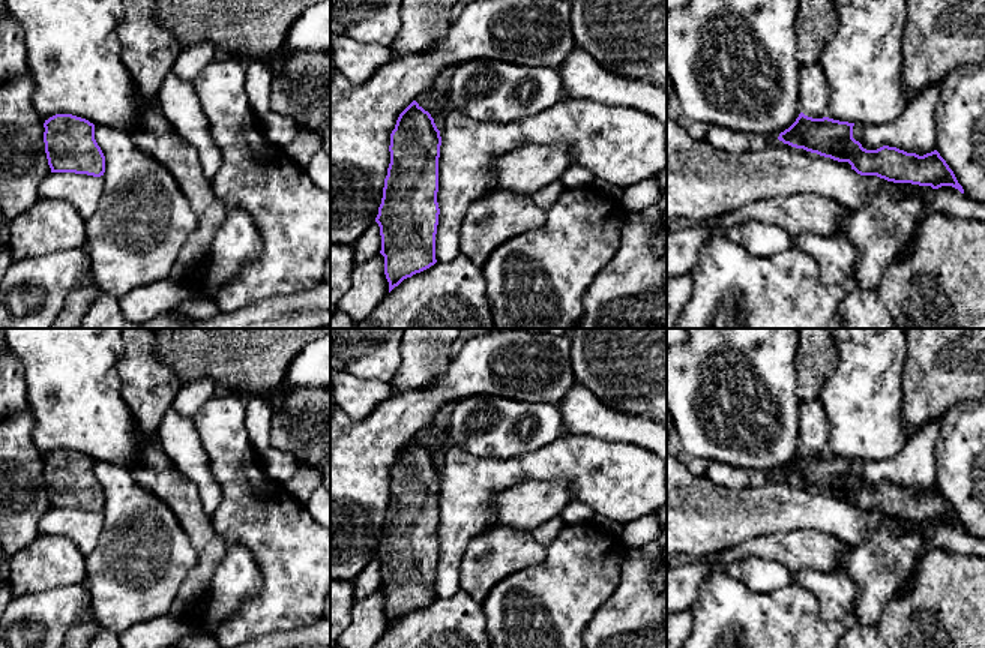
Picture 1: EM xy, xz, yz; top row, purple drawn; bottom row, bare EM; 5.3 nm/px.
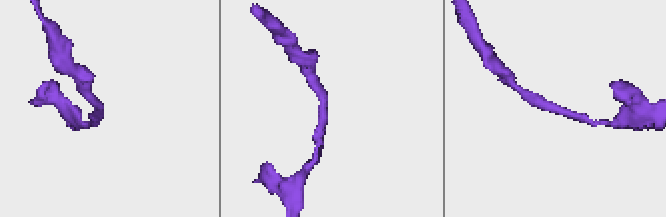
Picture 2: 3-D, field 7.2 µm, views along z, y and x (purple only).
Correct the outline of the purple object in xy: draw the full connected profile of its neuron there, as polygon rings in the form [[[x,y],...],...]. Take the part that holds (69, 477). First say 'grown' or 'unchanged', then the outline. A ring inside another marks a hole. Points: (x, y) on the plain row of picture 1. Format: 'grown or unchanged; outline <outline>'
unchanged; outline [[[56,450],[44,459],[44,478],[51,508],[101,513],[105,492],[95,476],[95,460],[72,450]]]

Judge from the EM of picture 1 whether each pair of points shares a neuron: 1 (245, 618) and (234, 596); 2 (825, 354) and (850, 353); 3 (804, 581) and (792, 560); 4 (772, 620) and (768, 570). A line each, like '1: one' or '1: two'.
1: two
2: two
3: two
4: two

